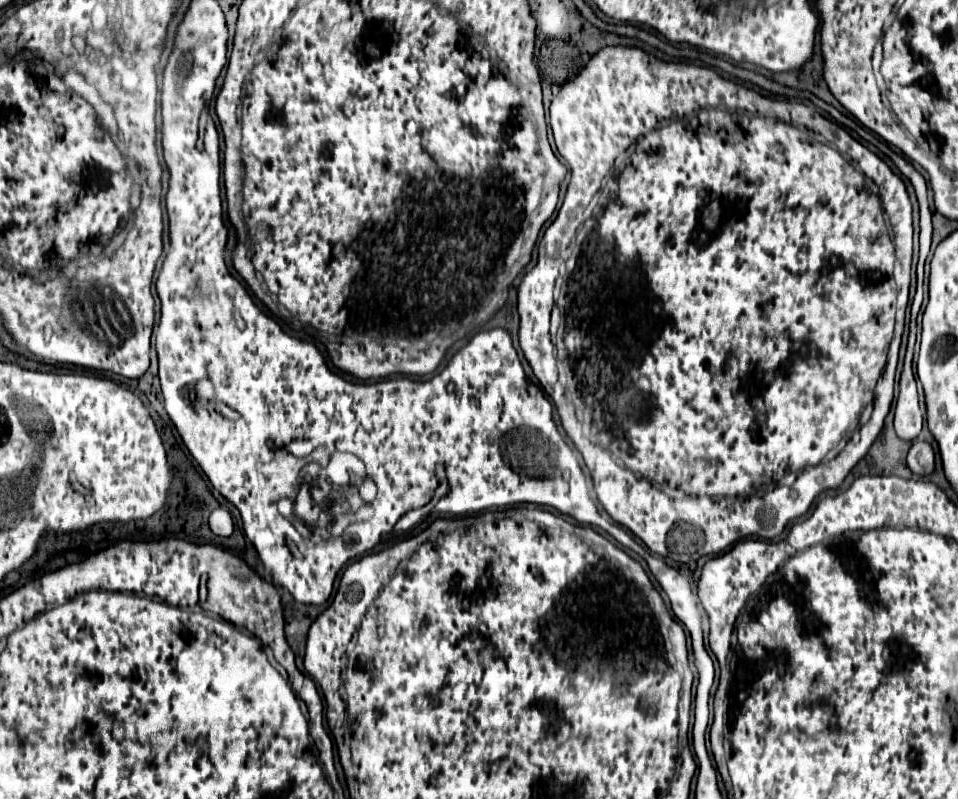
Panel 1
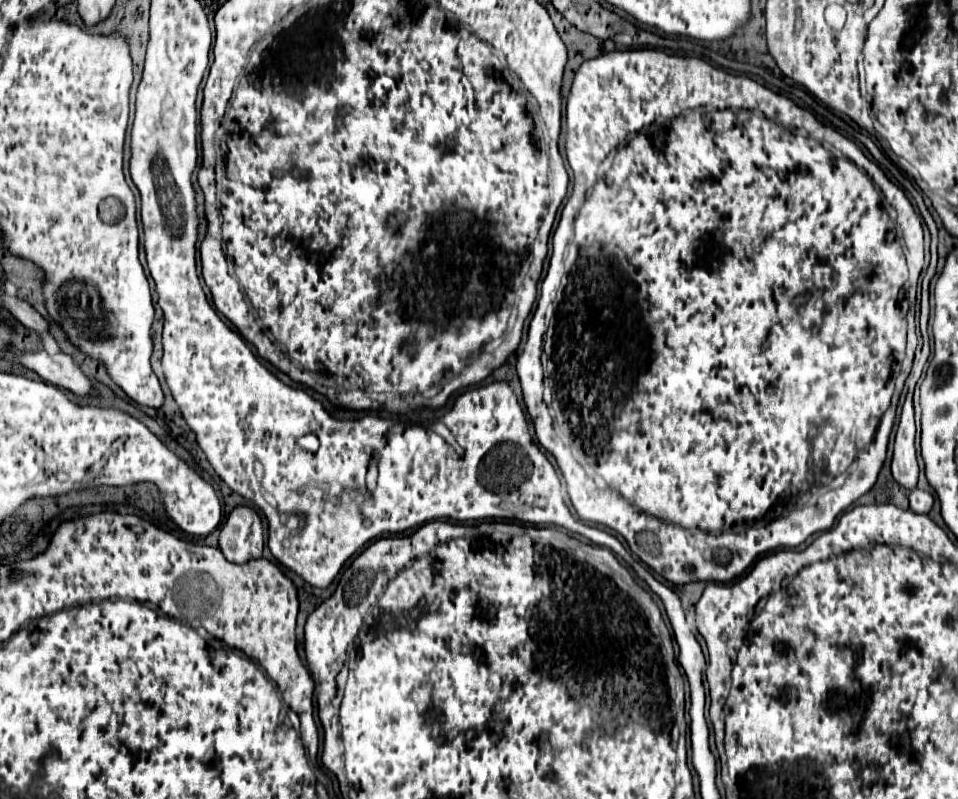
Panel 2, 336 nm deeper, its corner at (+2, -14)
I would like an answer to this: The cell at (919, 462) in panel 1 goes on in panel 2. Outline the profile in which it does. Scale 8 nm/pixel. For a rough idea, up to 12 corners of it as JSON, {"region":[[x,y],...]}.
{"region":[[915,488],[909,494],[911,510],[927,514],[933,506],[933,496]]}

